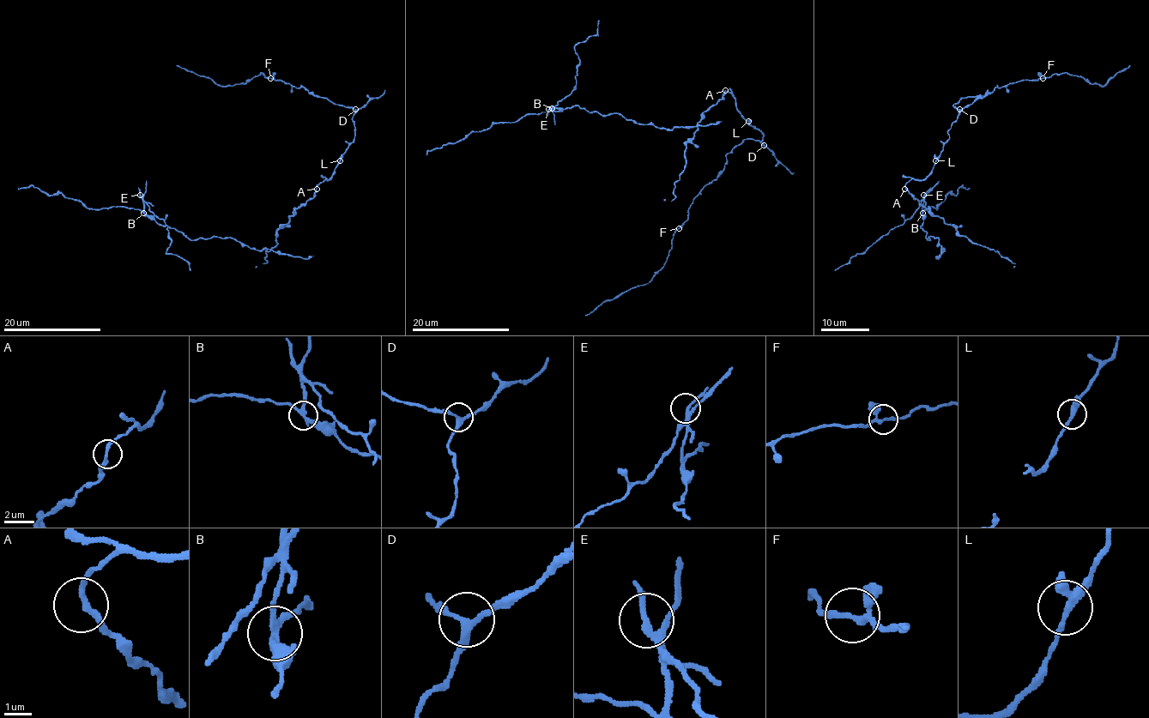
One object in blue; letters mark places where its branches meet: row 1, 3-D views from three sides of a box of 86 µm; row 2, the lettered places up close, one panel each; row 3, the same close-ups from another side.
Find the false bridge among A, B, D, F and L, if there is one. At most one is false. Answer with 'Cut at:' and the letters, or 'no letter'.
Cut at: B

